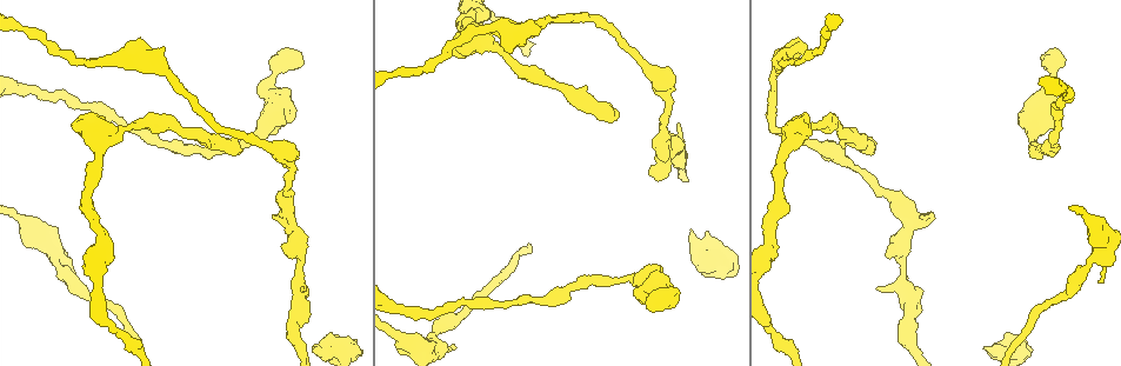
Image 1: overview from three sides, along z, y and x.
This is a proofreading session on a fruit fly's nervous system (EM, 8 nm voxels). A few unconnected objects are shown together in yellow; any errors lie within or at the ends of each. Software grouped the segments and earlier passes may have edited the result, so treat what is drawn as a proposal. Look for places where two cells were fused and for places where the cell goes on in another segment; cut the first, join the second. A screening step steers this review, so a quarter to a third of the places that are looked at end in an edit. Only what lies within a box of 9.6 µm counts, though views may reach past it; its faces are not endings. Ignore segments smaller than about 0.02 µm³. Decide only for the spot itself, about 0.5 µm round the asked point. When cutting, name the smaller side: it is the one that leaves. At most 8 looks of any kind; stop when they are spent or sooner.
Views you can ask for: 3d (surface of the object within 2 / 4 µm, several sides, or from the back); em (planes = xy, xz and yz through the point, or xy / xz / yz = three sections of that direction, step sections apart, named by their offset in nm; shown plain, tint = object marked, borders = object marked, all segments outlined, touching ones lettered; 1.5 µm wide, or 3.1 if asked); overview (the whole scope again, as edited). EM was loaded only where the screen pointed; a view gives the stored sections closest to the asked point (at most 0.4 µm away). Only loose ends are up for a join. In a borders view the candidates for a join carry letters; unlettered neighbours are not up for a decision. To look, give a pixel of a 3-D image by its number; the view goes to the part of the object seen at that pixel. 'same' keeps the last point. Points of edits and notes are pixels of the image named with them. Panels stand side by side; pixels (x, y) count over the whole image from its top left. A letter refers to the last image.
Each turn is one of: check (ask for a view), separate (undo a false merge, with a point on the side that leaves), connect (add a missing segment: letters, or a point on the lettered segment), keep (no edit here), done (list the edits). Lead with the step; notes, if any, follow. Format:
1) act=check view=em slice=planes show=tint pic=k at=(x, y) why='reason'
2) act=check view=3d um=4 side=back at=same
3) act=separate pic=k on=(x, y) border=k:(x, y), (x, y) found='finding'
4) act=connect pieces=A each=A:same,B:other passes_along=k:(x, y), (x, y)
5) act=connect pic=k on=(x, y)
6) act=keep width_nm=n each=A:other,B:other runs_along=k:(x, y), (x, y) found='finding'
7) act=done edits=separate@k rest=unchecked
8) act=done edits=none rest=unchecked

act=check view=em slice=xy step=8 show=tint pic=1 at=(313, 349) why='free end'

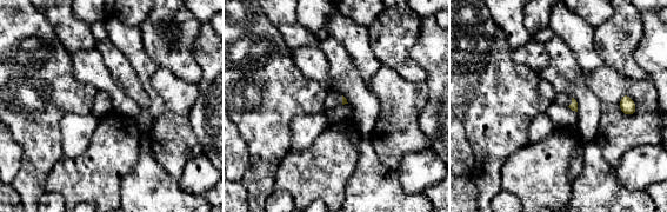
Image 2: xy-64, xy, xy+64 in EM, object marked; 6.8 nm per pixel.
act=check view=em slice=planes show=borders at=same

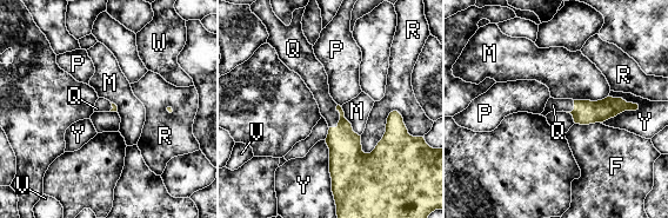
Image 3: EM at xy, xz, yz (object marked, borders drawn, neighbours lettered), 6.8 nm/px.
act=connect pic=3 on=(320, 88) each=F:other,M:other,P:other,Q:same,R:other,V:other,W:other,Y:other passes_along=3:(346, 154), (340, 119), (320, 88) found='the cell continues'

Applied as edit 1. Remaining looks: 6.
act=check view=em slice=yz step=4 show=borders pic=1 at=(303, 60) why='branch stops here'

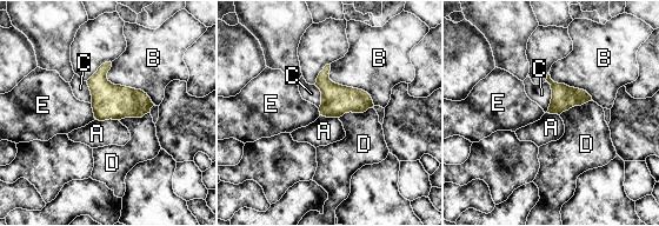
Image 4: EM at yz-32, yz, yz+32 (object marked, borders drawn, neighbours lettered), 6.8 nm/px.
act=keep width_nm=160 each=A:other,B:other,C:other,D:other,E:other border=4:(372, 106), (339, 118) found='none of them fits'

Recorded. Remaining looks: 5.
act=check view=em slice=xy step=4 show=borders pic=1 at=(71, 125) why='an open end'

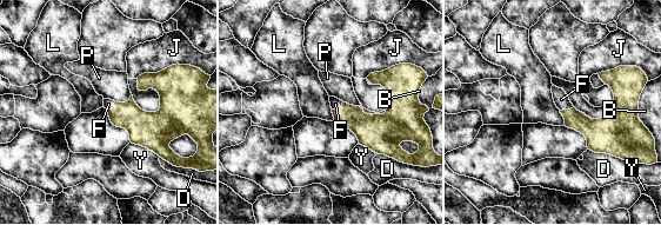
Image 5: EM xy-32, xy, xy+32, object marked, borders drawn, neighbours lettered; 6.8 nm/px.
act=check view=em slice=planes show=borders at=same

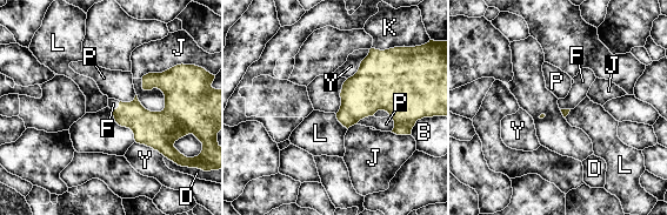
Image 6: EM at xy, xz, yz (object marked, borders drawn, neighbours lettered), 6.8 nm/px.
act=connect pic=6 on=(113, 103) each=B:other,D:other,F:same,J:other,K:other,L:other,P:other,Y:other passes_along=6:(148, 127), (118, 107), (113, 103) found='the cell continues'

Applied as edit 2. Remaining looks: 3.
act=done edits=connect@3,connect@6 rest=unchecked

